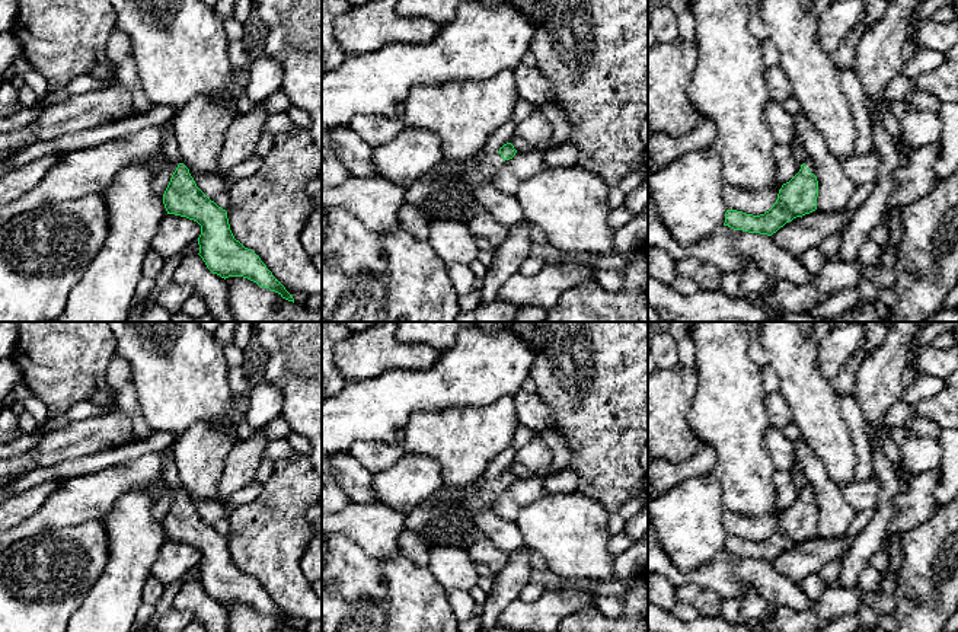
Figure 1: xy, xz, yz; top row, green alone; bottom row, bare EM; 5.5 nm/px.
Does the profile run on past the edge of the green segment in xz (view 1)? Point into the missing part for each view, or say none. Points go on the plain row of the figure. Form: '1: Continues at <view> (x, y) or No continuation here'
1: Continues at xz (444, 519)

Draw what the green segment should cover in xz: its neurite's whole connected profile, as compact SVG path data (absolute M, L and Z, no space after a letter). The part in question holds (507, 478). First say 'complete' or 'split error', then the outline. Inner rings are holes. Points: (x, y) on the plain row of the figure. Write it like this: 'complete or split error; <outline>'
split error; M511 469L498 478L483 476L467 486L446 486L422 499L405 514L405 529L419 534L427 545L462 548L463 539L476 532L476 516L491 510L505 486L515 482Z

